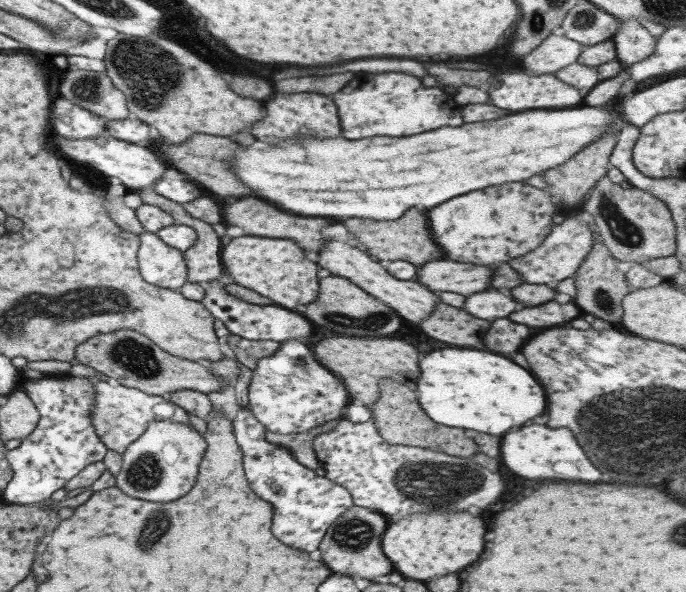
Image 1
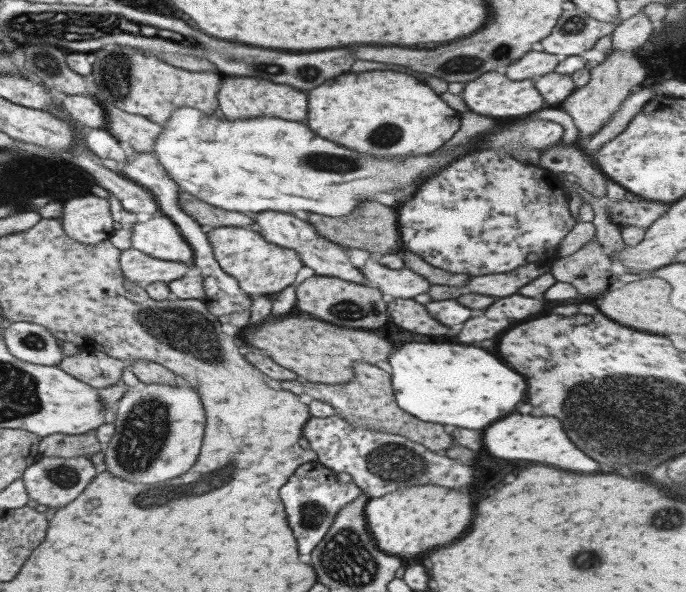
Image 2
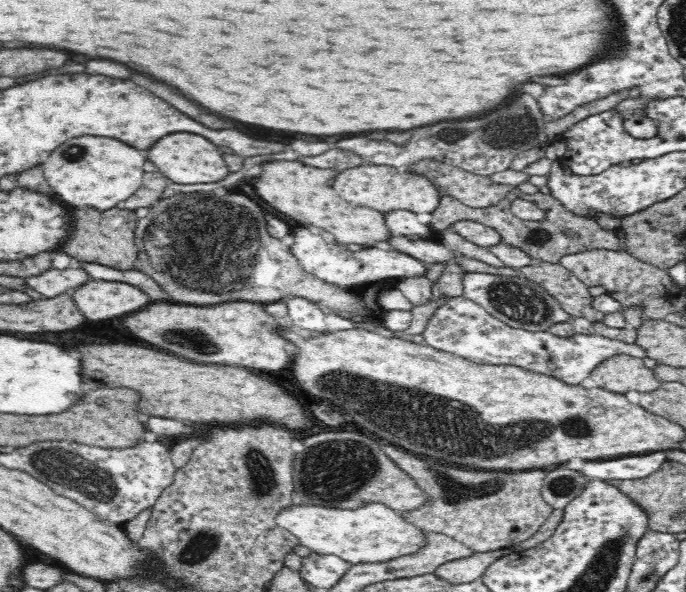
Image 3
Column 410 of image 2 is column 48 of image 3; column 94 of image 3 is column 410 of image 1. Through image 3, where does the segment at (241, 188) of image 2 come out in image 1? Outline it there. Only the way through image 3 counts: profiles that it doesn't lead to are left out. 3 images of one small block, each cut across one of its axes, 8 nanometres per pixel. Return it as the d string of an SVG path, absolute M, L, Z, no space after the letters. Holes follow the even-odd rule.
M580 106L567 110L529 110L509 114L499 120L463 124L459 128L437 128L433 132L421 132L415 136L395 138L371 138L371 140L345 140L345 138L309 138L309 140L285 140L277 146L253 142L237 154L233 172L253 190L253 196L263 198L277 208L299 216L323 216L323 218L373 218L395 220L401 212L415 206L437 206L453 196L505 184L519 182L549 168L555 168L608 130L621 130L628 123L620 114L607 114L607 108Z

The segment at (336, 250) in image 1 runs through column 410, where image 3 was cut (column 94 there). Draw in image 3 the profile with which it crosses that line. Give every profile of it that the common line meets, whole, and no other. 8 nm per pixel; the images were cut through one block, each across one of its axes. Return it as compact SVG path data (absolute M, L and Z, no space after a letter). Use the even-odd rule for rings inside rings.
M106 280L84 284L76 290L74 300L82 308L84 316L88 316L94 322L122 318L150 304L150 298L132 284Z

